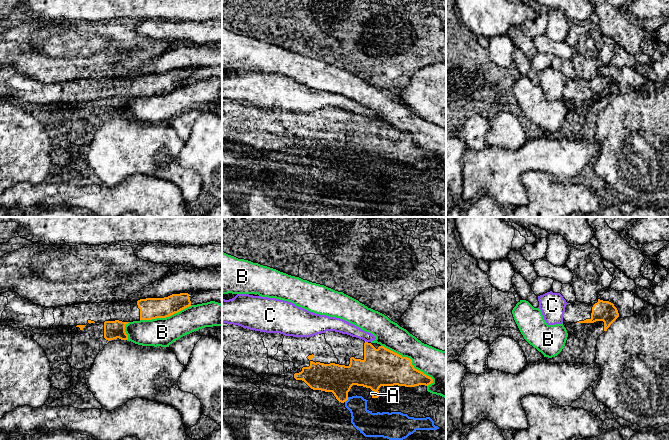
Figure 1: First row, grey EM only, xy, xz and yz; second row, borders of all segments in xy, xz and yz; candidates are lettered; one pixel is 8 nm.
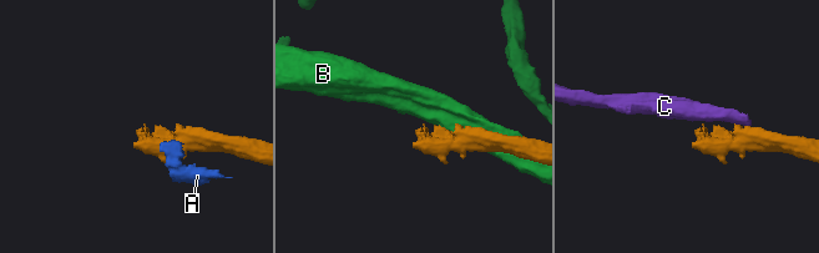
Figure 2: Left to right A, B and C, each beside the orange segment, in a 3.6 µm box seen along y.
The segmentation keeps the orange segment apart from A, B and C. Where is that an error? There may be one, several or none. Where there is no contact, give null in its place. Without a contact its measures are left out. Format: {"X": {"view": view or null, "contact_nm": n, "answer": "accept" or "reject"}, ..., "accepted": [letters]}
{"A": {"view": "xz", "contact_nm": 50, "answer": "reject"}, "B": {"view": "xz", "contact_nm": 500, "answer": "reject"}, "C": {"view": "xz", "contact_nm": 30, "answer": "reject"}, "accepted": []}

